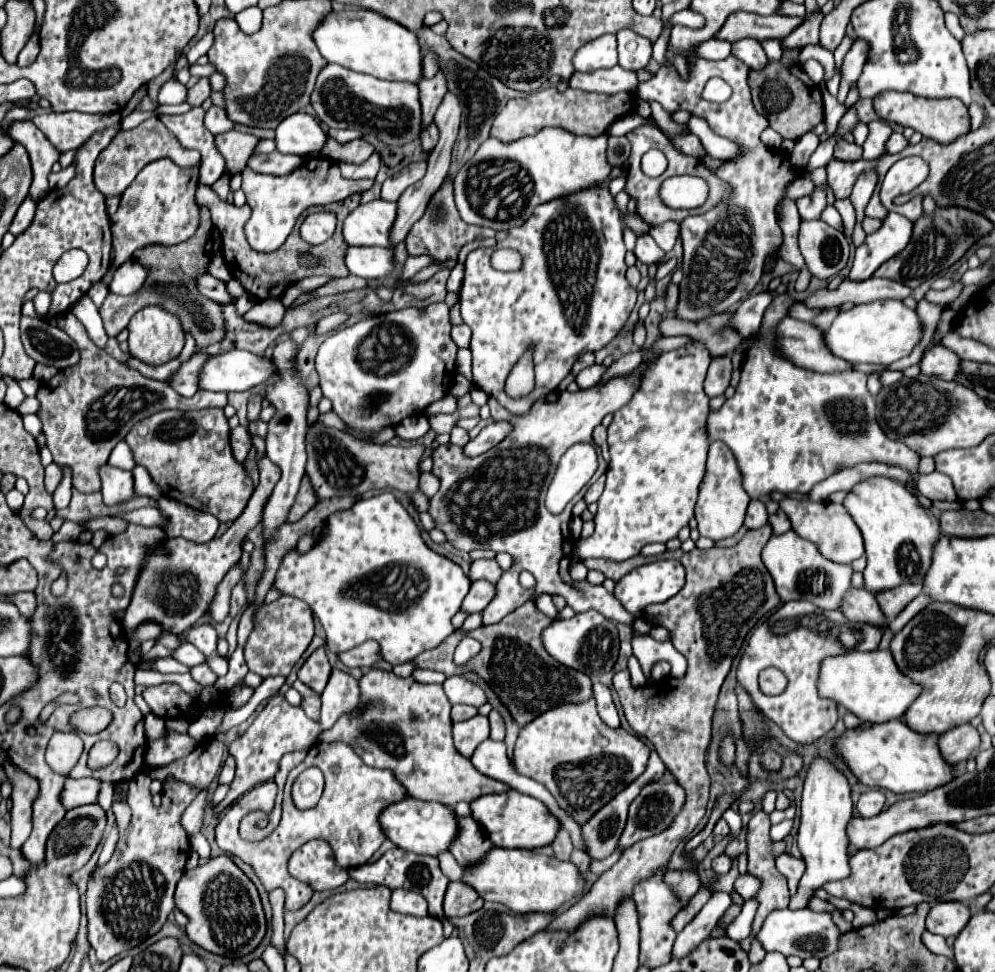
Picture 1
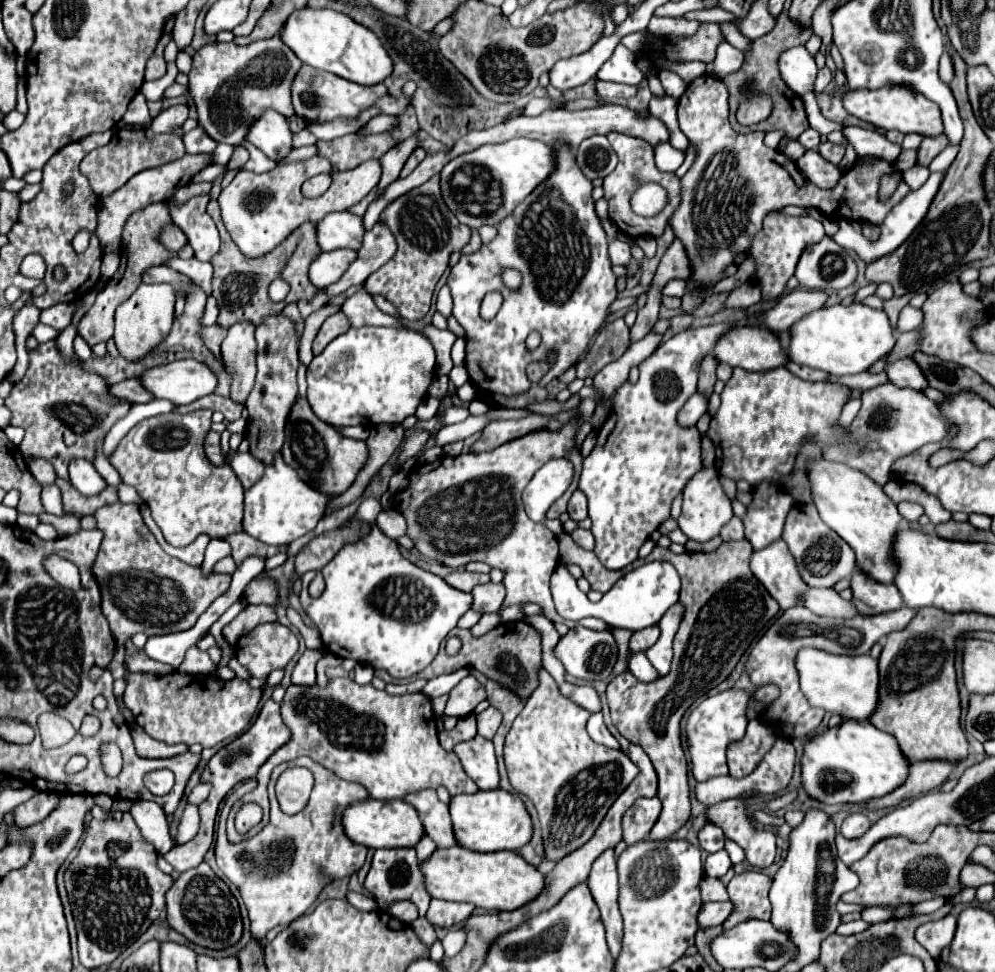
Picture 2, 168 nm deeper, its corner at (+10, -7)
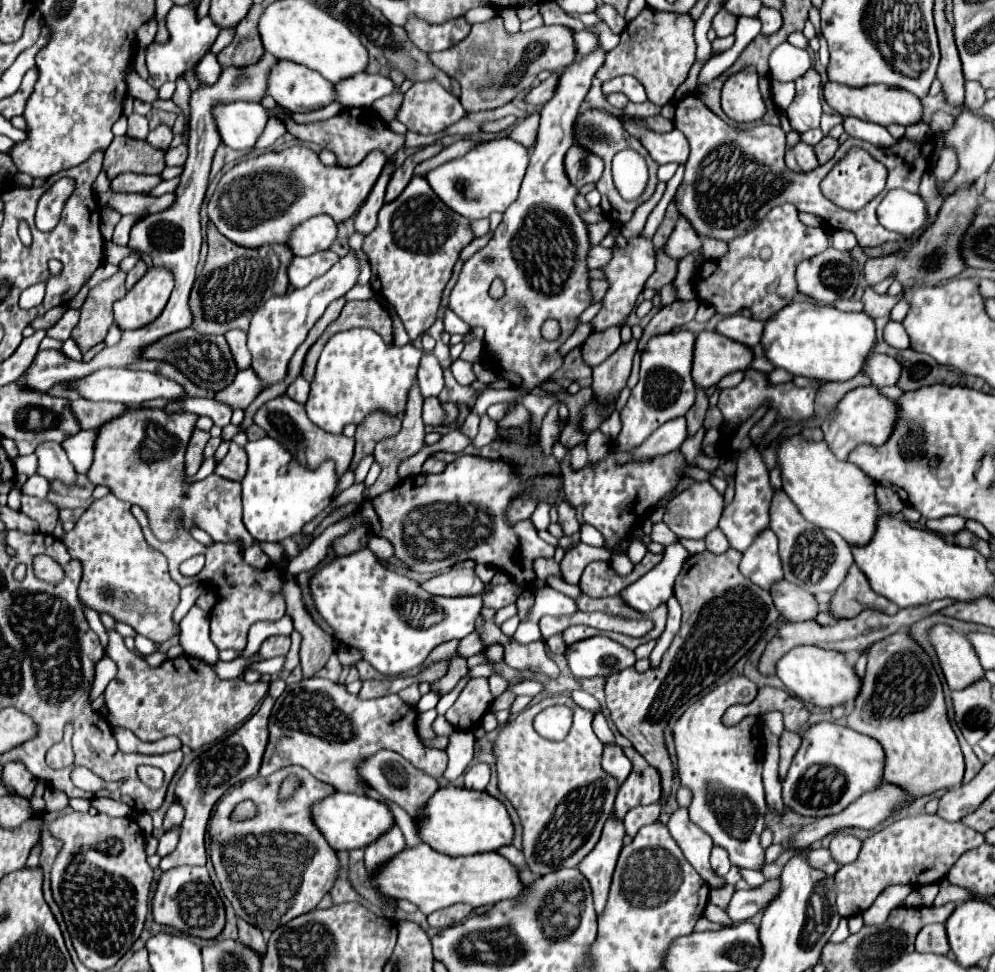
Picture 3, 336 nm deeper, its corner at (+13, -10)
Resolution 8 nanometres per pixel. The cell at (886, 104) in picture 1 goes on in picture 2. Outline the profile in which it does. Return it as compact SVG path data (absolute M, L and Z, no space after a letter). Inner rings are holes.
M895 85L895 87L881 87L881 89L861 89L861 91L847 91L843 93L843 107L847 113L875 125L883 127L887 131L897 129L901 133L919 133L925 137L939 135L943 131L943 121L941 121L941 111L939 107L919 95L917 91L911 91L909 87Z

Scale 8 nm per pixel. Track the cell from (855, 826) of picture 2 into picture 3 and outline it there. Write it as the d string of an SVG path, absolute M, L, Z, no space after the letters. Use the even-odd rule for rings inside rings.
M840 830L832 836L830 852L836 858L836 862L840 862L844 866L844 864L850 864L850 862L856 860L856 856L860 852L860 846L862 846L862 842L856 836Z

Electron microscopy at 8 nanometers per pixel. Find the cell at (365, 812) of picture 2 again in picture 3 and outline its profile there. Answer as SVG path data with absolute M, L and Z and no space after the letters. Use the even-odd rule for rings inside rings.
M336 792L334 796L328 796L320 800L318 806L314 806L314 822L334 850L356 850L356 848L370 846L380 836L390 832L392 826L396 824L392 810L384 802L362 794L356 796L356 794L342 794L342 792Z

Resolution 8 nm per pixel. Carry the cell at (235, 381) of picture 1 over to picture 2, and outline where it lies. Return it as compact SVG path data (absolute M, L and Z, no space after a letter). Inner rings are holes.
M195 359L151 367L137 379L155 399L169 399L175 405L193 403L205 395L211 395L217 387L217 377L207 365Z

